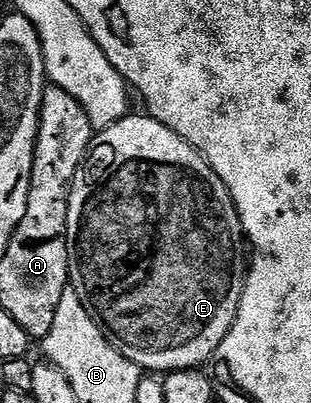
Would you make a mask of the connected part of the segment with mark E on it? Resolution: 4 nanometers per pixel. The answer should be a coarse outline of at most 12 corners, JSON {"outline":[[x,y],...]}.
{"outline":[[149,114],[70,190],[69,287],[143,370],[209,361],[248,244]]}

